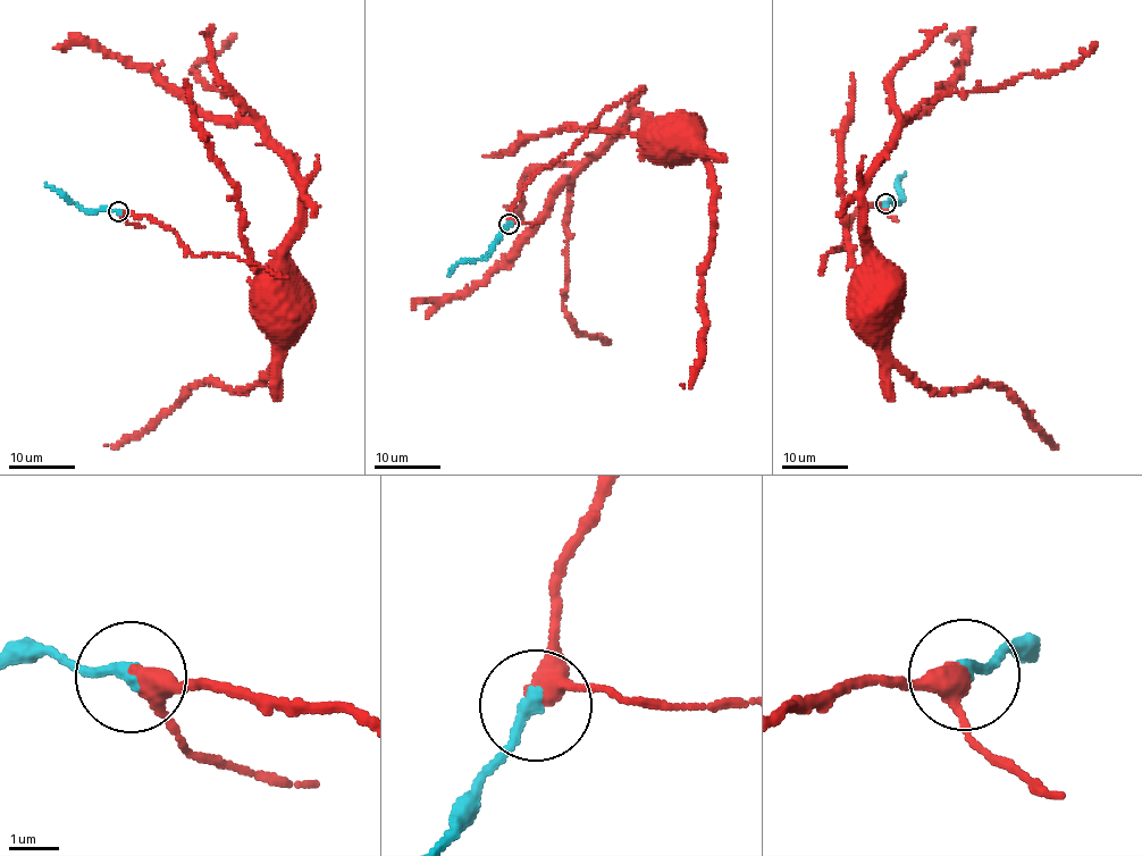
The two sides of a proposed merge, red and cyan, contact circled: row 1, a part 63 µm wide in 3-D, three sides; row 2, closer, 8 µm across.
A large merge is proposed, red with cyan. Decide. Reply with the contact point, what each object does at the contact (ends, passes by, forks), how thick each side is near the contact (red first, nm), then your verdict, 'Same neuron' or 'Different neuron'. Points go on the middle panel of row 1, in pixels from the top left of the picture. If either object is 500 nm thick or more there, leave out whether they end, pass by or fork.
Place: (509, 224). At the ring red passes by. At the ring cyan ends. Thickness 360 nm (red) against 280 nm. Same neuron

